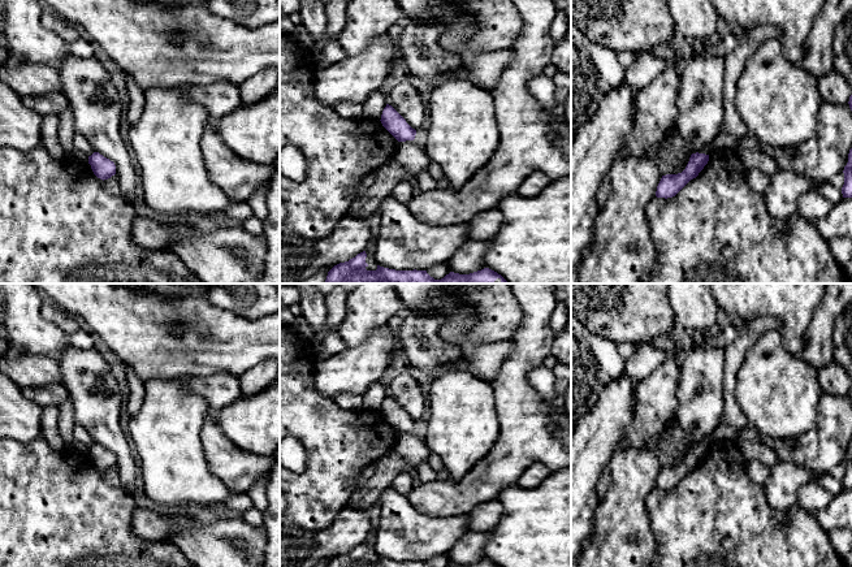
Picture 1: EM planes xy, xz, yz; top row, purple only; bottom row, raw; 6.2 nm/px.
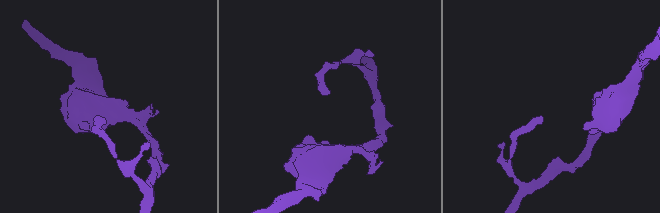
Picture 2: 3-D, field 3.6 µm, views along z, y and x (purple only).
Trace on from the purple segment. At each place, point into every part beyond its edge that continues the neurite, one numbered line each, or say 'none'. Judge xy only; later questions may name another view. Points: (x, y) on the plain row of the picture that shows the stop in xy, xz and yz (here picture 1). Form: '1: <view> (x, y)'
none

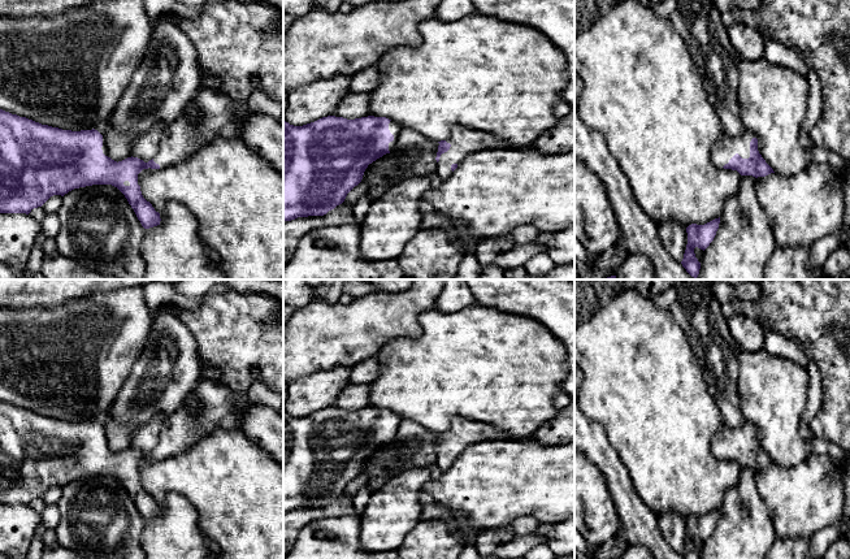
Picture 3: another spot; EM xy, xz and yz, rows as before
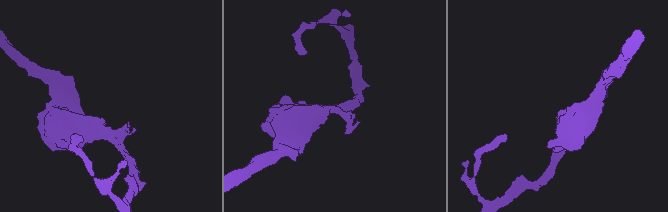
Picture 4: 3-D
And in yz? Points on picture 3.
1: yz (727, 438)

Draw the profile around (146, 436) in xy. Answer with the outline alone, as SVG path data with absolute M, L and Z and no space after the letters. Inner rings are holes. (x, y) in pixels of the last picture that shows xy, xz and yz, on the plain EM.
M157 415L149 422L140 424L131 436L131 447L144 454L152 451L159 442L159 434L168 419L168 415Z

